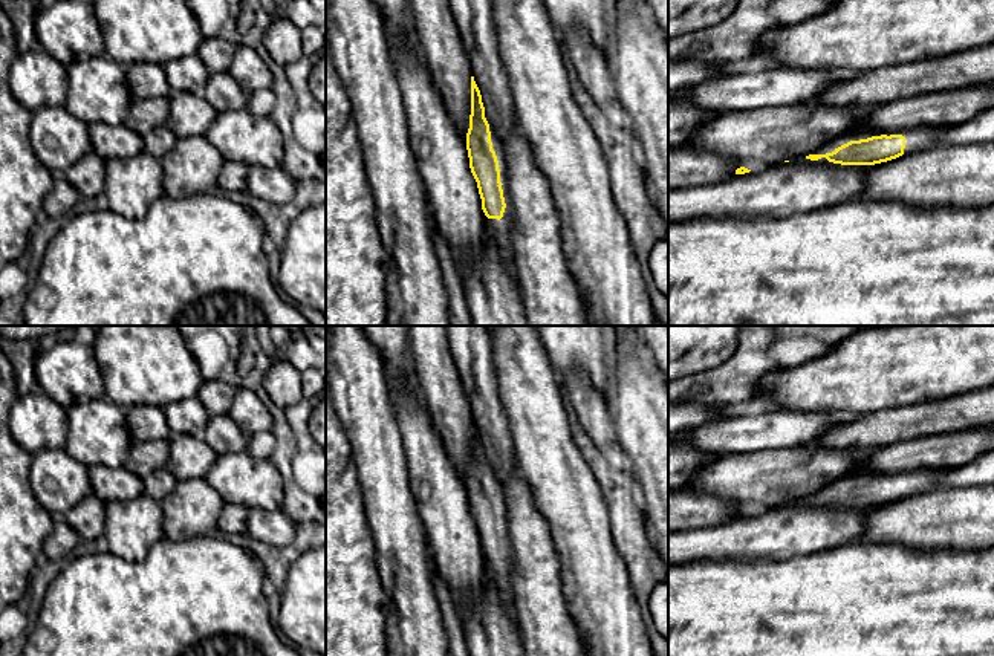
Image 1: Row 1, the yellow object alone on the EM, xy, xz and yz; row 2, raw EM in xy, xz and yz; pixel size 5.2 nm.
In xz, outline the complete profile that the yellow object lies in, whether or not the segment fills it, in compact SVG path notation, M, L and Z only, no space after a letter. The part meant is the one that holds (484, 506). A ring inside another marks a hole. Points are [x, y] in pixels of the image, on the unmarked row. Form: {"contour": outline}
{"contour": "M471 419L471 457L466 476L466 492L469 511L477 524L482 552L488 560L492 581L499 589L506 612L511 619L517 622L511 555L505 546L499 503L495 494L492 492L489 466L485 460L482 437L474 419Z"}

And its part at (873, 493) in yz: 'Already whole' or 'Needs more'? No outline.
Needs more

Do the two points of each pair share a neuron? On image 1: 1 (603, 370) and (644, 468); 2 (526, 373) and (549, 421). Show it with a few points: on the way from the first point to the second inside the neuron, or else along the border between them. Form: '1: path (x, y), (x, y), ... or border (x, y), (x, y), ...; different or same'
1: border (618, 352), (613, 361), (612, 387), (606, 399); different
2: path (528, 386), (537, 409); same

